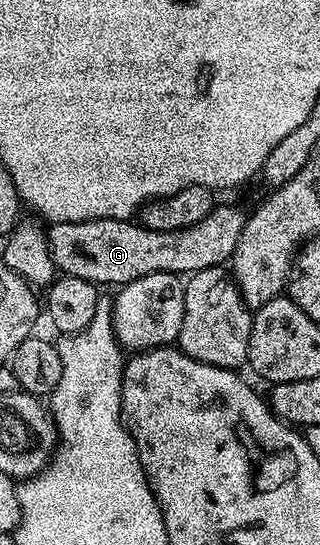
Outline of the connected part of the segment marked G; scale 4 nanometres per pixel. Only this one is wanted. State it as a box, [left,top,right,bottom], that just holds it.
[47,203,246,287]

